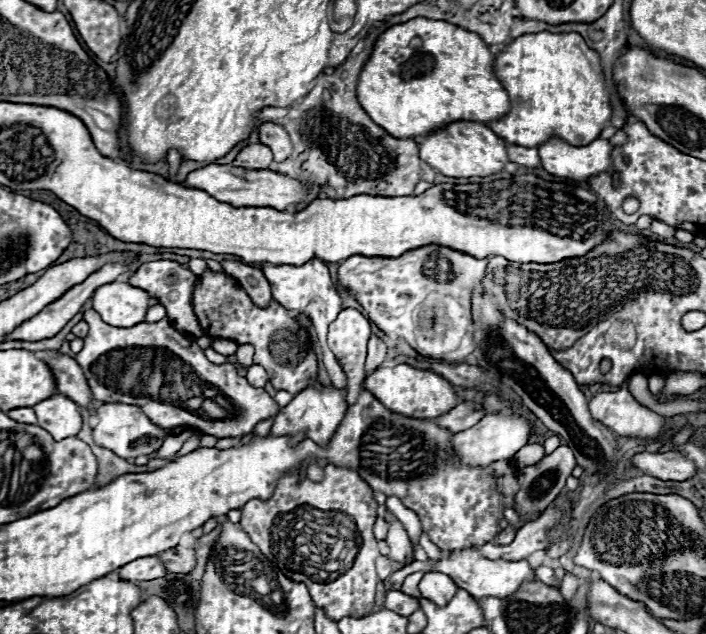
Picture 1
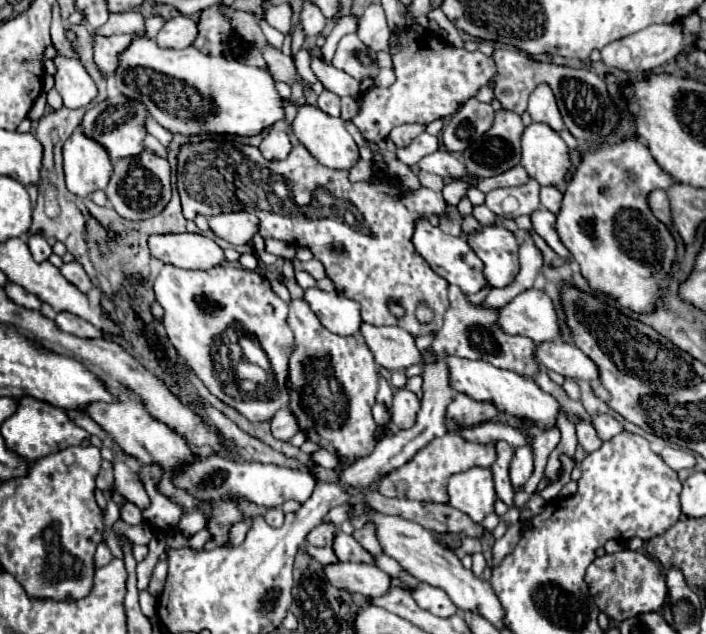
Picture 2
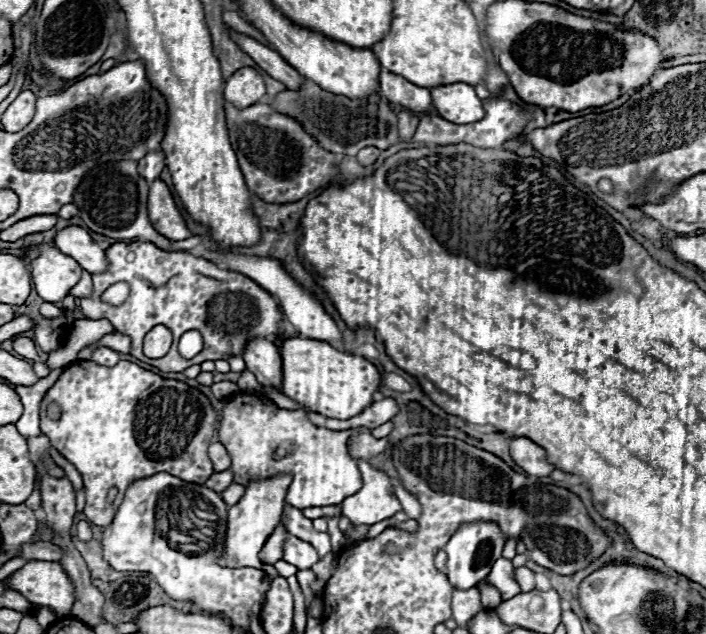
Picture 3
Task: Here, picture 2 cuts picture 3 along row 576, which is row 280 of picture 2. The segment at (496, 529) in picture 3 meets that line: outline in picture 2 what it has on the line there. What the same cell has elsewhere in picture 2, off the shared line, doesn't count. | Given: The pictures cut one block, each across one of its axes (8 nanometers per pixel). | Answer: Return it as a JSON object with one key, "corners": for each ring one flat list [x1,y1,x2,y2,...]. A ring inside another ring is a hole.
{"corners":[[418,218,416,226,414,226,412,244,414,244,416,252,430,264,430,268,436,274,446,278,450,284,460,286,466,294,476,294,482,286,486,286,486,280,482,276,482,262,478,260,478,256,474,256,474,250,466,244,466,238,456,238,456,236,444,234,440,228,432,226,428,222,428,218]]}

